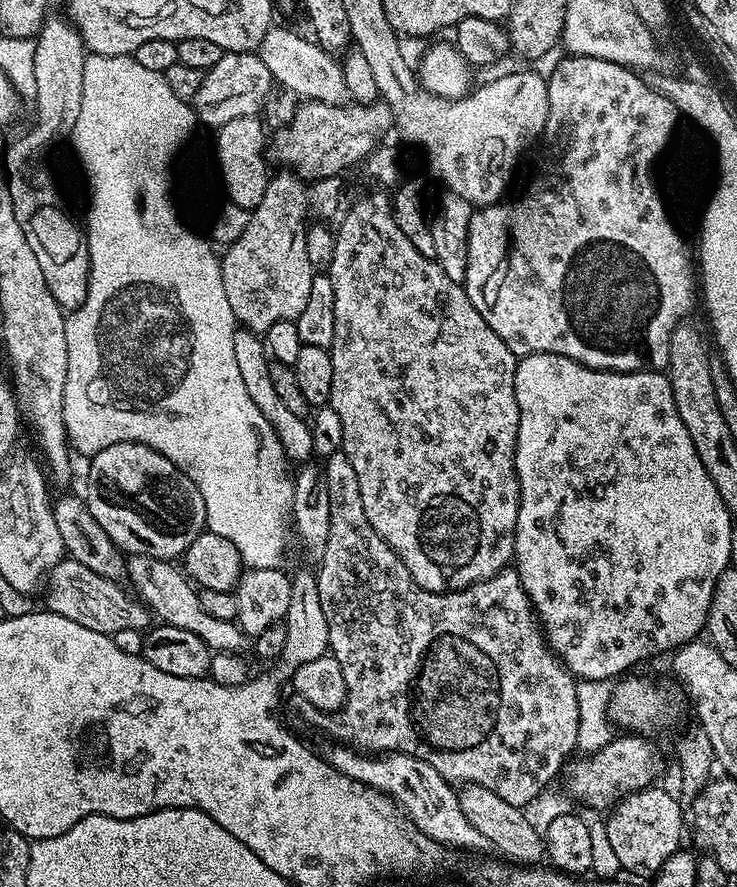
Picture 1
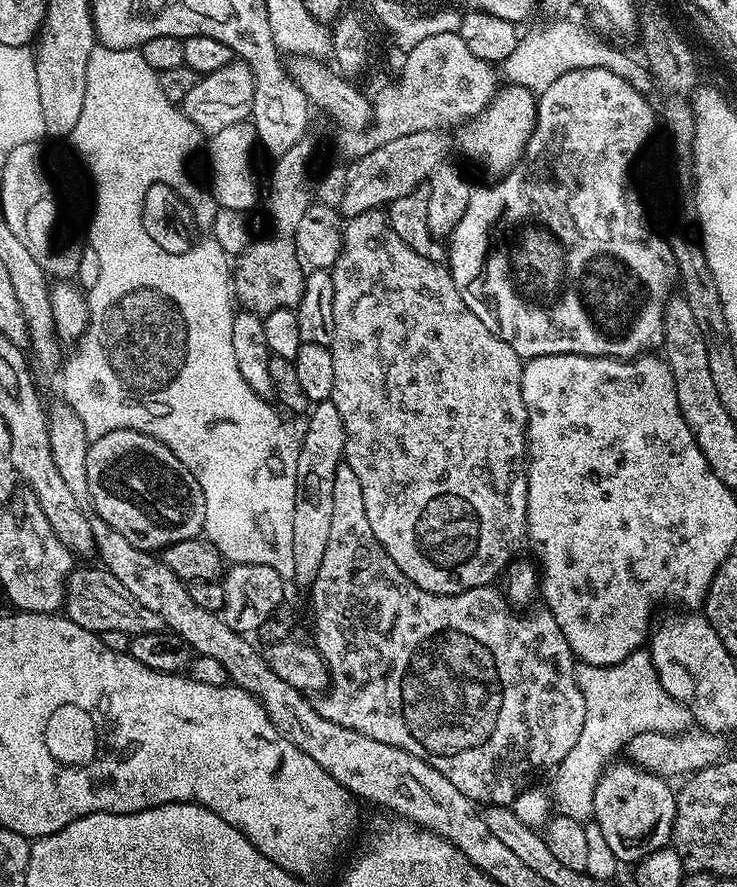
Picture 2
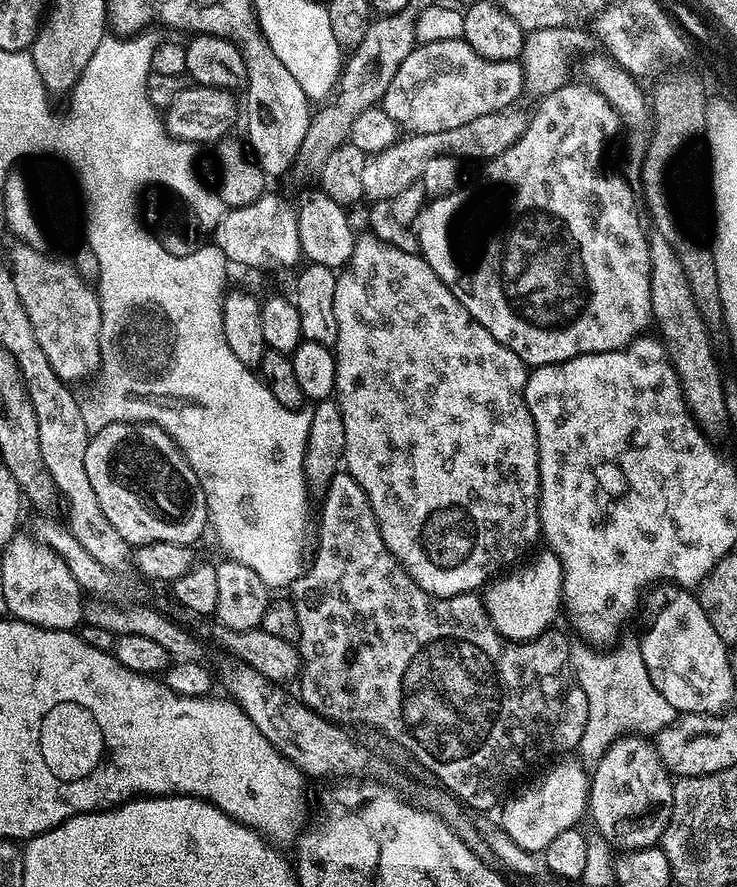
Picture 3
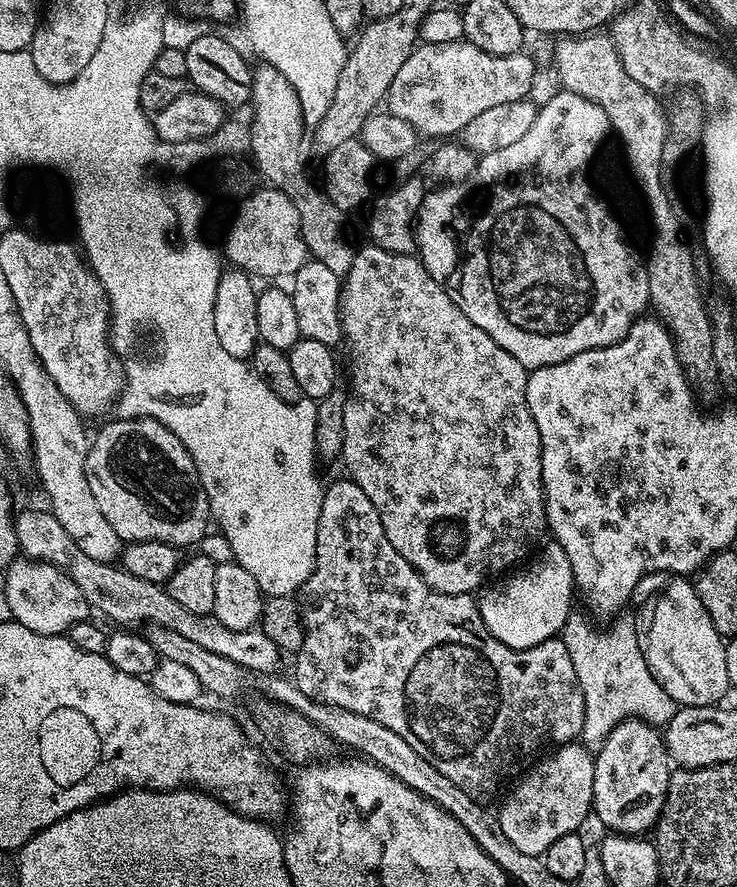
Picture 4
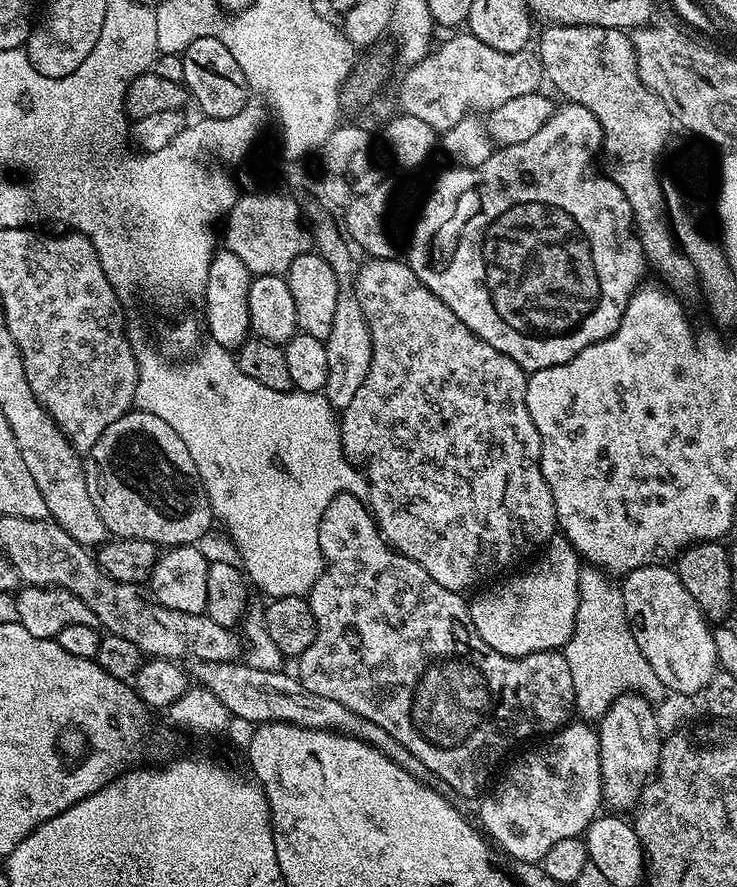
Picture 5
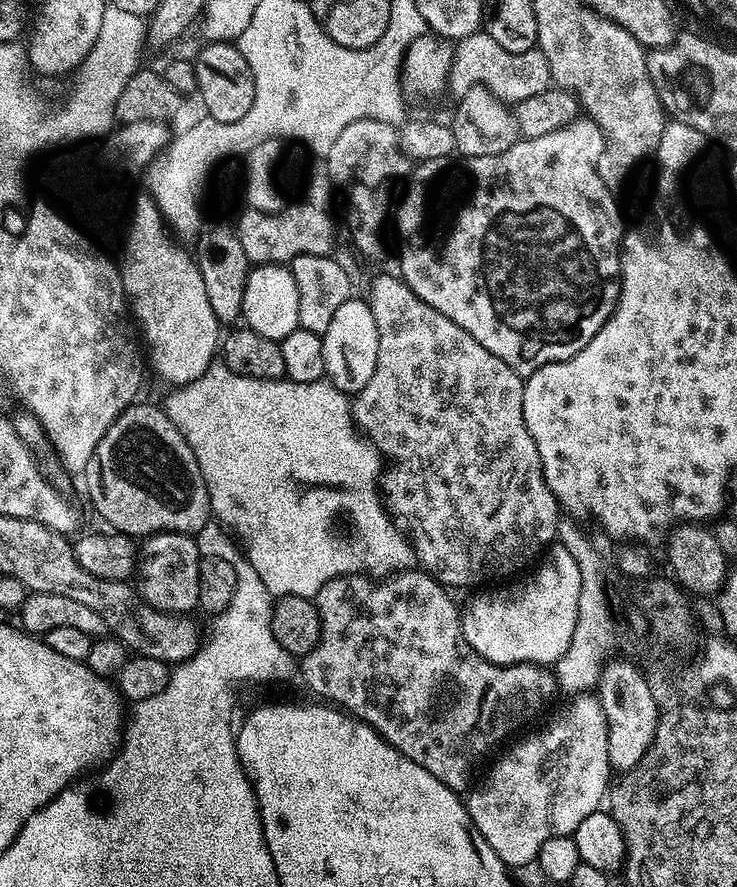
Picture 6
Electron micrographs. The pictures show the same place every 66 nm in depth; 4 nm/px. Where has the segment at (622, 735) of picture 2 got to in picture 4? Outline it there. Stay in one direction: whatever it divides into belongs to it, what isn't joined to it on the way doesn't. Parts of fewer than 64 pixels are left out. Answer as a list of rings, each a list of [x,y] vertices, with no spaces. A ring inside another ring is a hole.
[[[574,610],[568,616],[560,638],[566,642],[576,684],[583,694],[583,728],[580,734],[584,746],[599,747],[610,730],[624,719],[640,719],[653,727],[663,727],[678,705],[650,674],[640,650],[639,629],[633,618],[626,612],[621,613],[609,623],[608,630],[601,631],[588,622],[587,615],[581,612]]]

